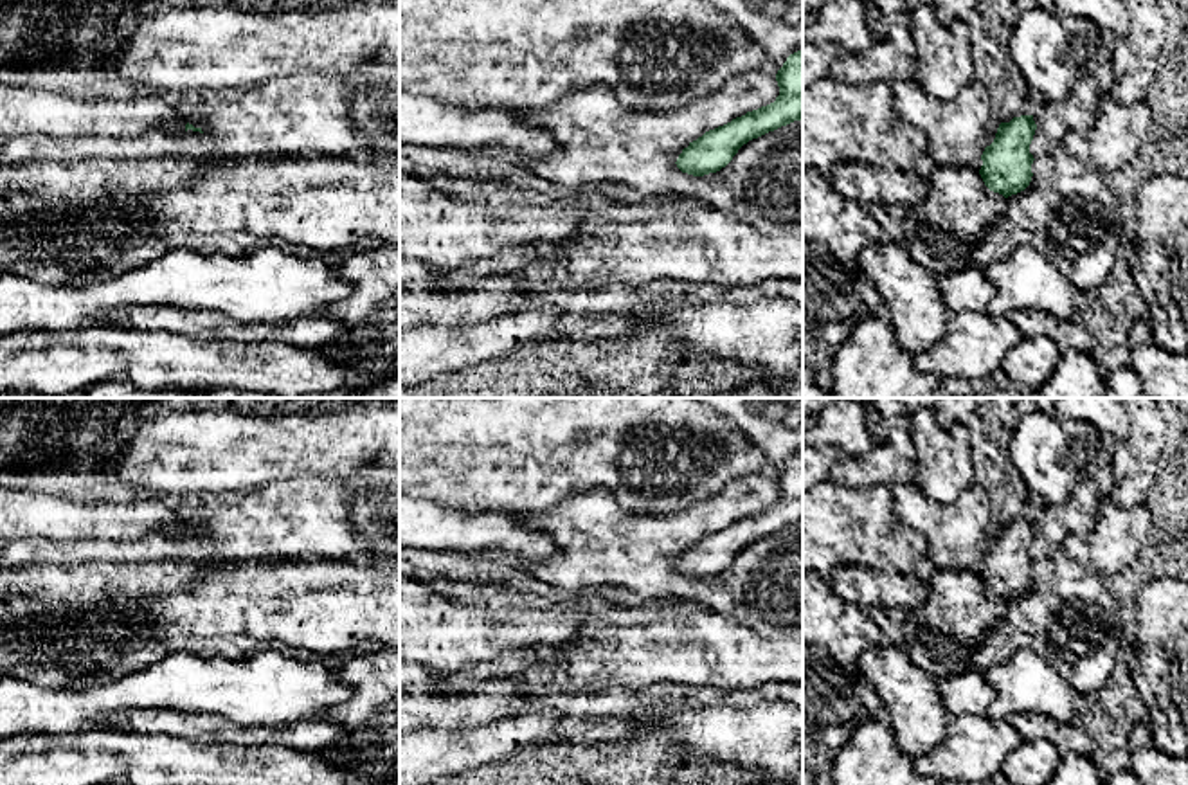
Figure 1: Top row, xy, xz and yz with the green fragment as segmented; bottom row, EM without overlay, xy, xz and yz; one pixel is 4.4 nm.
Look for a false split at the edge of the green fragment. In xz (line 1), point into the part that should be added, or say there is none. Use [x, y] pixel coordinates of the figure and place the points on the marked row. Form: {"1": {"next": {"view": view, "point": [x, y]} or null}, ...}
{"1": {"next": null}}

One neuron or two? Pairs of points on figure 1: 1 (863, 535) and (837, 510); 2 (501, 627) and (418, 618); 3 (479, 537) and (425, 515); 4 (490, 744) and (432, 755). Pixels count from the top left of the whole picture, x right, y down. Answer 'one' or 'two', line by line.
1: one
2: one
3: one
4: one

